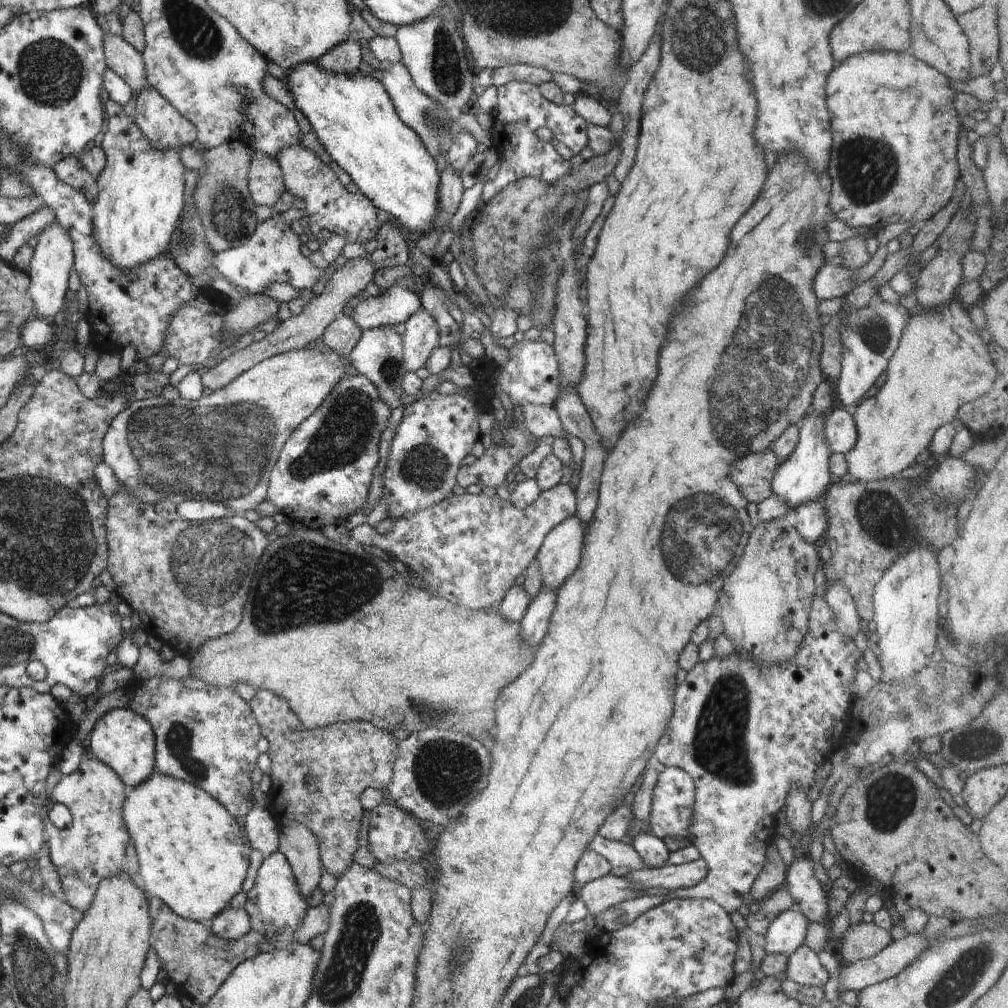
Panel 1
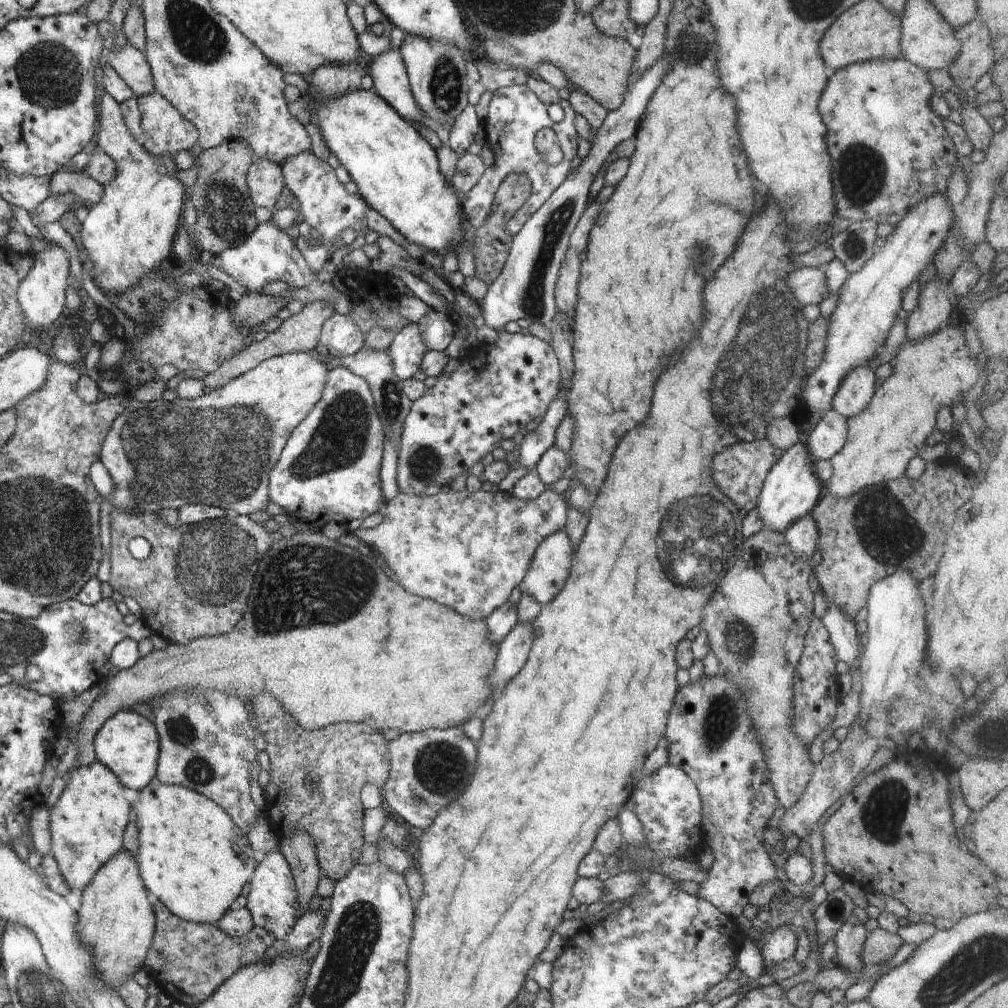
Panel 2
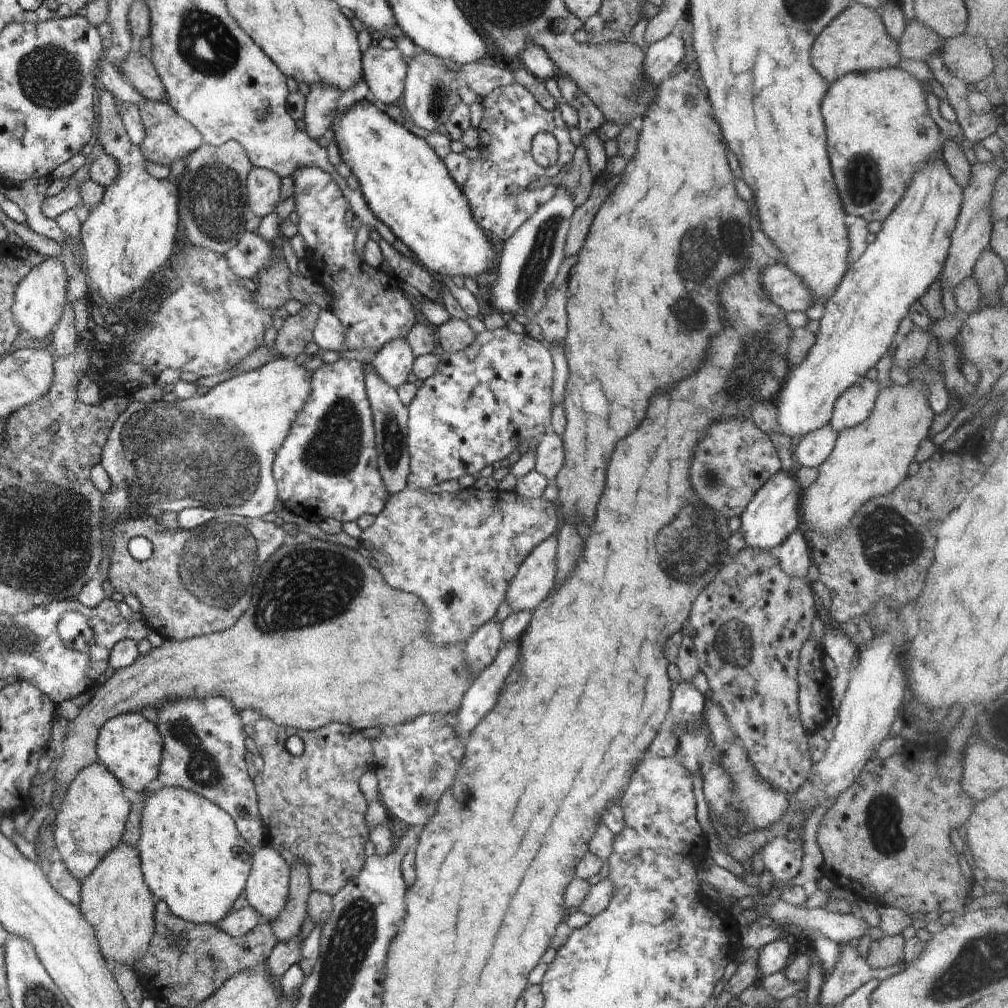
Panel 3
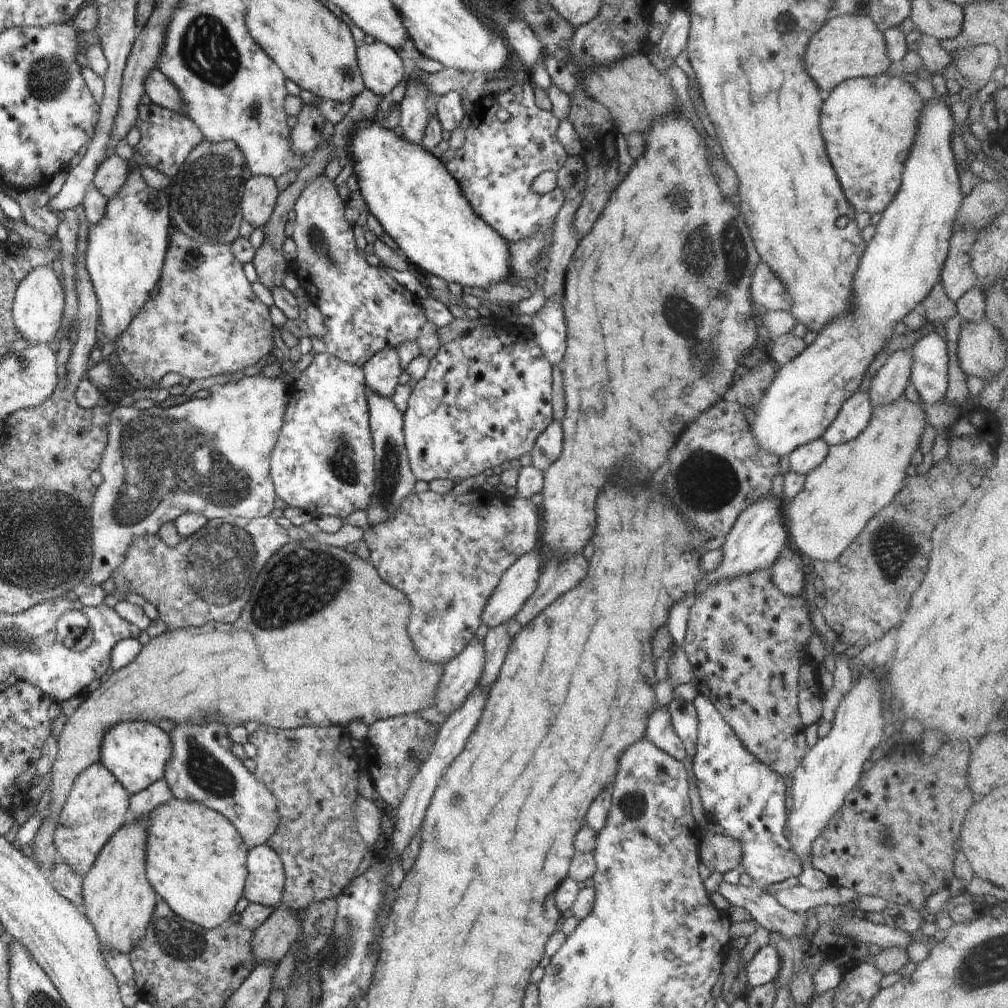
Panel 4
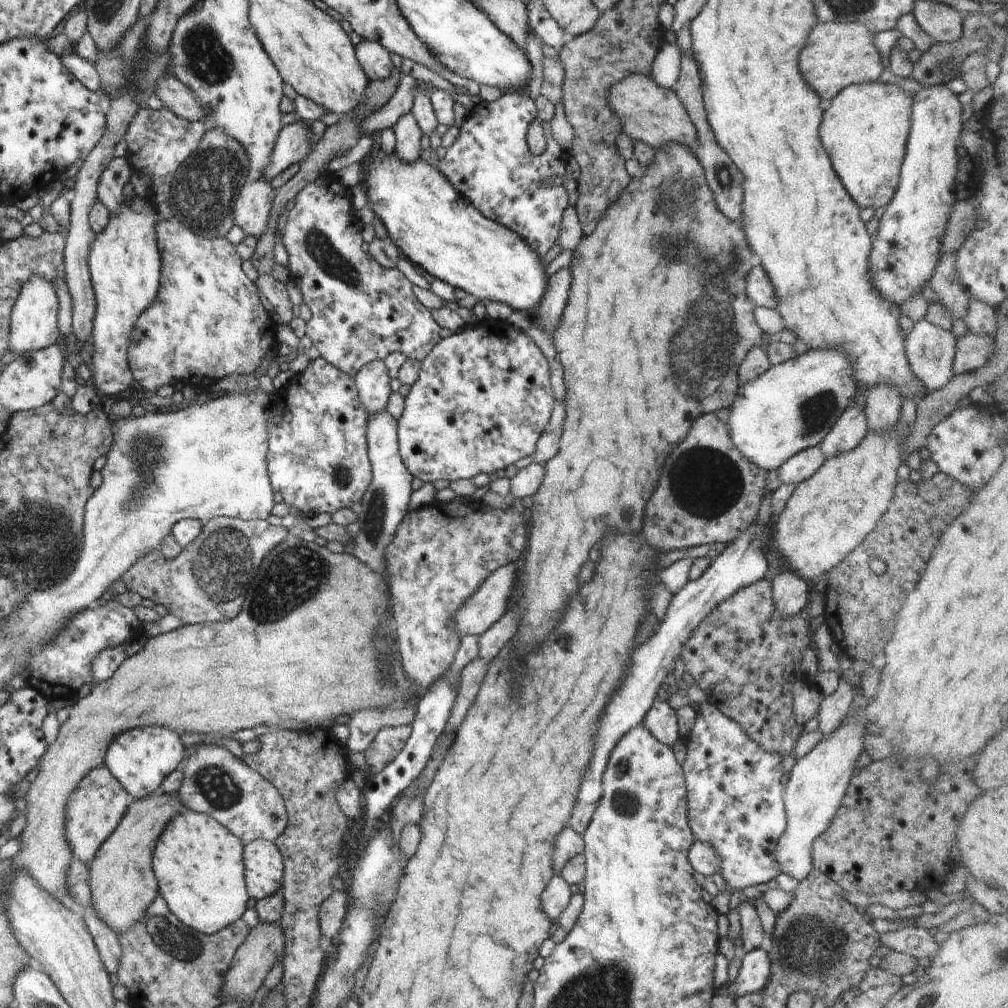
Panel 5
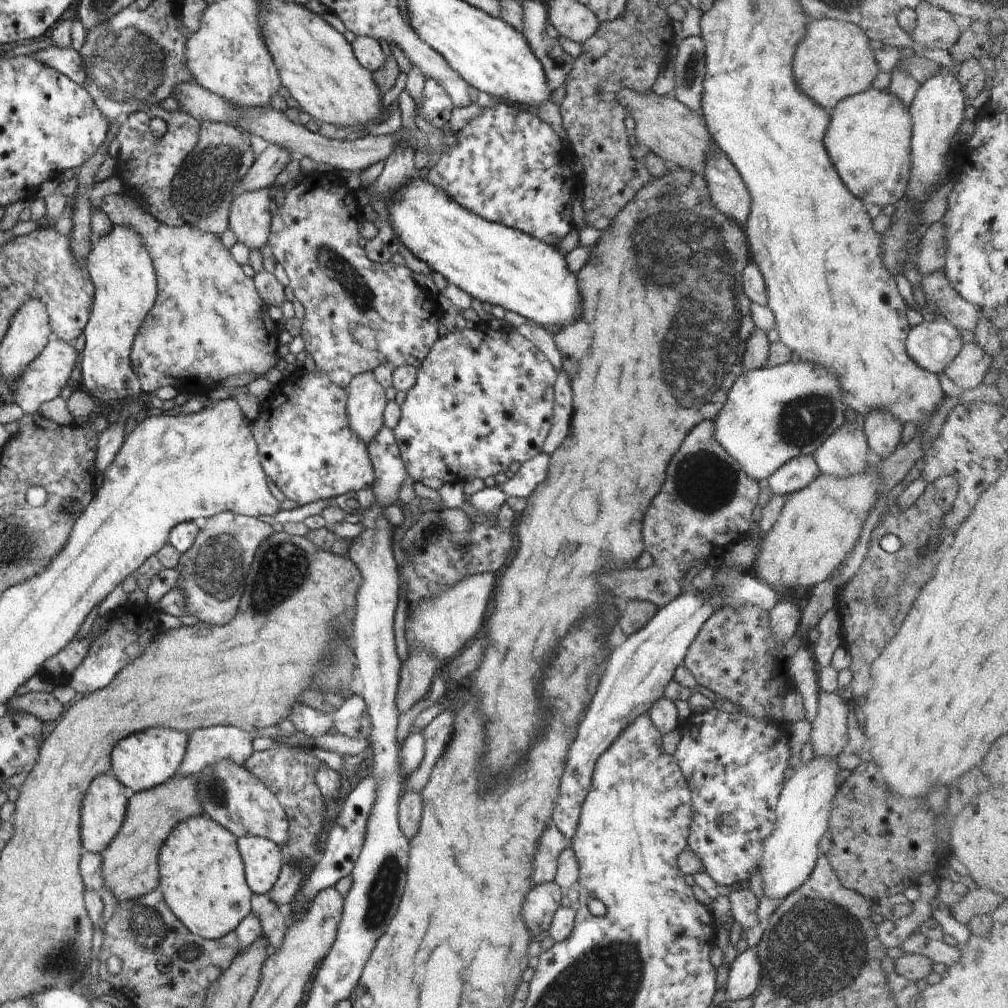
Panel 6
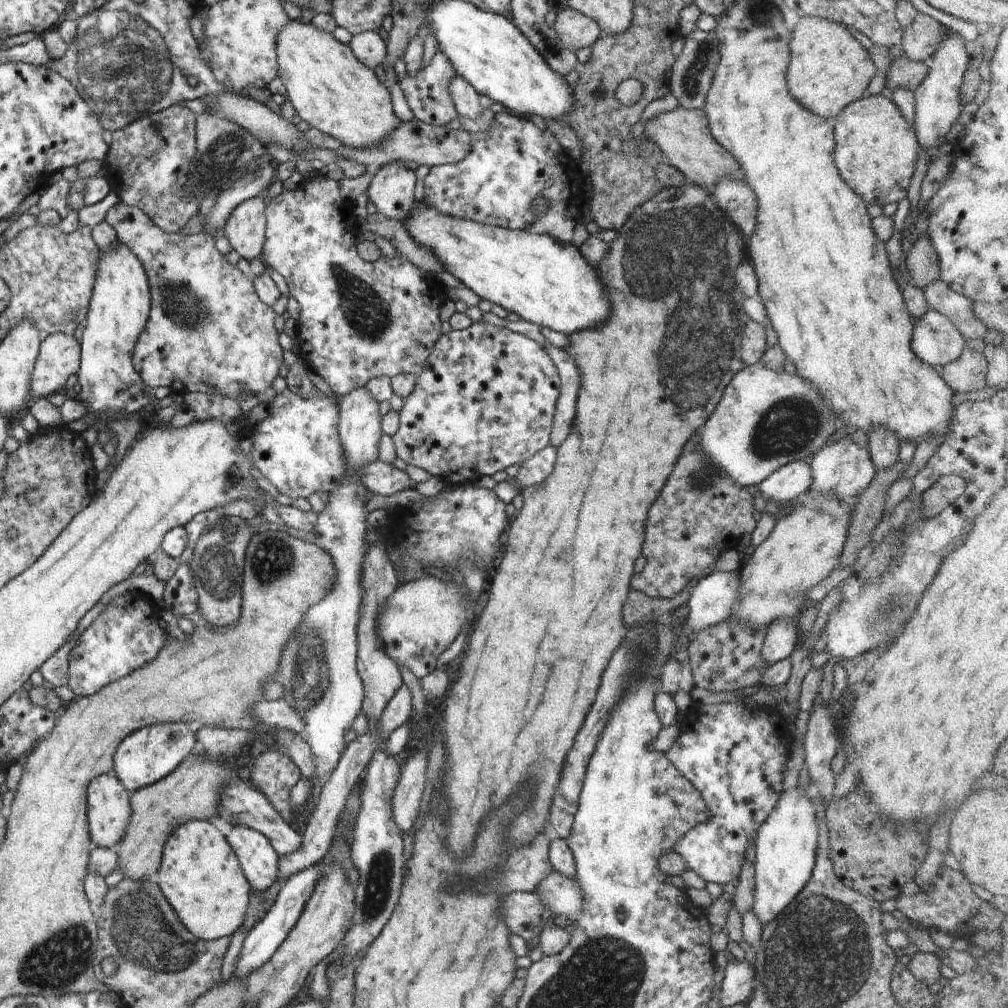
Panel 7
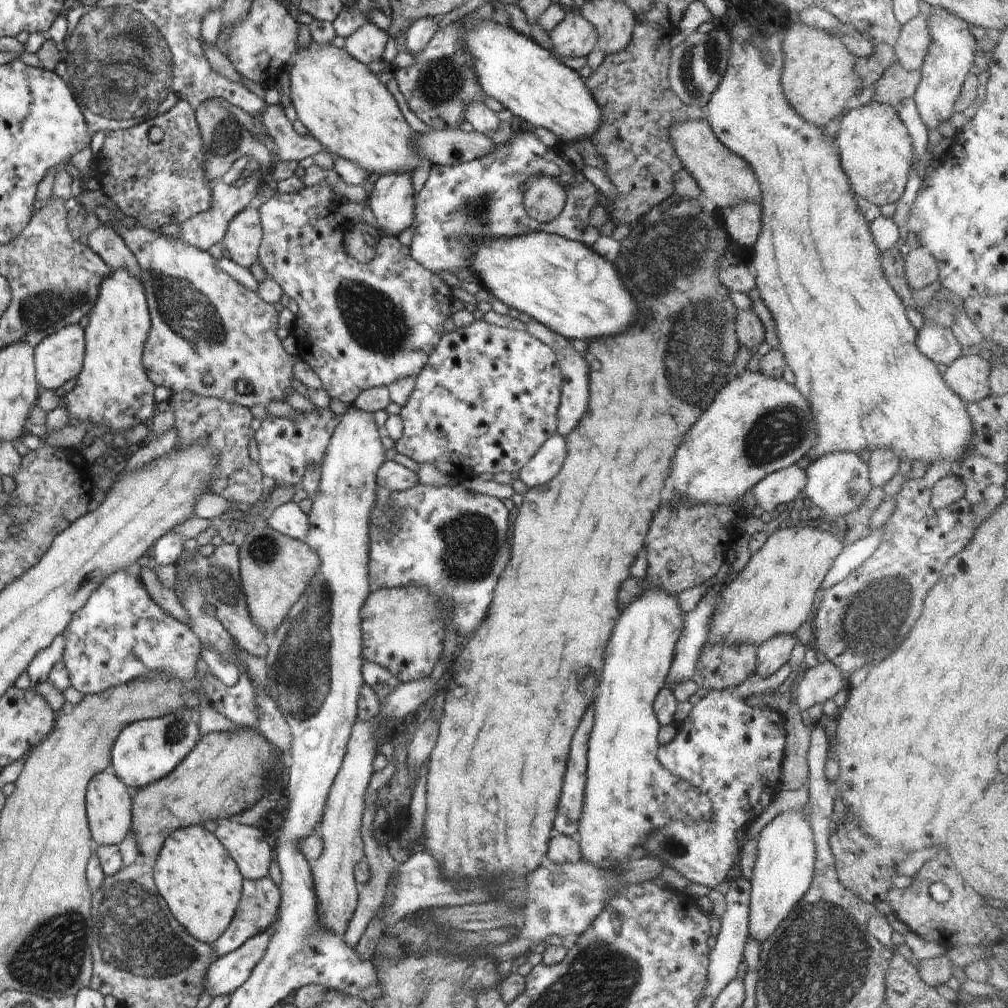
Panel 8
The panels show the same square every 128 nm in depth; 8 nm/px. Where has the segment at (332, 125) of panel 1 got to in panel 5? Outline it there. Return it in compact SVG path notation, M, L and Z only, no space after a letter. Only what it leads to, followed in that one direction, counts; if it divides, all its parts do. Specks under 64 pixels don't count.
M380 149L378 150L378 154L376 154L376 160L374 160L374 162L366 162L366 164L364 164L363 172L365 173L365 179L362 187L369 197L369 208L372 209L376 216L384 223L390 239L398 246L401 257L409 260L416 268L424 269L436 279L450 284L454 289L460 289L469 293L478 301L502 302L502 304L506 304L506 306L512 308L512 310L530 317L533 312L536 312L538 306L542 304L544 294L546 294L548 276L545 275L546 267L541 263L542 257L540 257L540 254L536 254L534 248L528 246L528 242L524 242L524 238L521 238L516 232L485 218L478 210L476 210L476 208L474 208L474 206L471 206L466 201L466 198L462 197L452 186L450 186L450 182L436 170L436 167L426 164L424 160L418 159L416 162L402 162L394 151L391 154L385 154Z

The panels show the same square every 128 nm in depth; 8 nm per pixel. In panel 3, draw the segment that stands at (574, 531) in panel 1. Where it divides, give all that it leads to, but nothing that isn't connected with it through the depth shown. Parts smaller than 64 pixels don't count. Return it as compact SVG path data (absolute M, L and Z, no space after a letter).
M557 536L541 542L522 562L505 600L514 611L533 611L556 588Z

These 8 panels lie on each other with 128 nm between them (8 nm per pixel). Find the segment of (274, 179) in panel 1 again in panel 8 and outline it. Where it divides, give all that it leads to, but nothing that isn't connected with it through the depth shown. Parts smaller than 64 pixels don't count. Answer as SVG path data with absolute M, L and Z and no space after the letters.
M249 206L230 221L222 241L236 264L250 268L259 260L262 235L259 210Z

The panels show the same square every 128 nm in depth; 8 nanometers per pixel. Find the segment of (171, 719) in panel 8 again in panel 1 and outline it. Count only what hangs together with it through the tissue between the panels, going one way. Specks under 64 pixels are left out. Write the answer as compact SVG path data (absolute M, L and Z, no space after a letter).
M128 707L117 708L97 720L88 734L87 744L98 760L113 767L126 786L133 788L153 776L154 750L157 750L154 733L152 724L142 715Z

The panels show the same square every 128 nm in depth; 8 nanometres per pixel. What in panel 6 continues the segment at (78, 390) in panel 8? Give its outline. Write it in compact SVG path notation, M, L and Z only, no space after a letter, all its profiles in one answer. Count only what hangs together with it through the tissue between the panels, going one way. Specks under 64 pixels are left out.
M113 225L106 236L93 239L85 266L87 276L95 286L96 294L93 298L89 322L84 328L86 344L82 352L82 362L79 363L83 376L82 388L98 403L134 398L140 392L140 382L131 367L131 348L144 317L150 312L158 296L157 276L152 257L137 231L124 225Z

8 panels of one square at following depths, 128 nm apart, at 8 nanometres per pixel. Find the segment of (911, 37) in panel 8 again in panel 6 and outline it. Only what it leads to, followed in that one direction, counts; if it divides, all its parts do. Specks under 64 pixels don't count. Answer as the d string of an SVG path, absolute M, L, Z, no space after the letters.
M920 1L915 8L917 25L910 36L925 47L938 47L947 52L952 50L963 29L963 23L952 13Z

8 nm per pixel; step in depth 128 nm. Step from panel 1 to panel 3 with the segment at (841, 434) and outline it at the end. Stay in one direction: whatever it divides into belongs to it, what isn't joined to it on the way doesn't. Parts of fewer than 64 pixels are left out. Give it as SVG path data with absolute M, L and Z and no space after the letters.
M830 424L805 434L793 450L796 466L820 466L830 456L837 436L837 430L832 430Z

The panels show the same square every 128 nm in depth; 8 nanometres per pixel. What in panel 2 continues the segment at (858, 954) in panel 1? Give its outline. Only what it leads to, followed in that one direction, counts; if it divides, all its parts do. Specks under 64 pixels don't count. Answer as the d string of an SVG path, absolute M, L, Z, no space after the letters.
M880 927L867 934L861 950L864 963L888 962L898 952L903 940L898 933L882 930Z

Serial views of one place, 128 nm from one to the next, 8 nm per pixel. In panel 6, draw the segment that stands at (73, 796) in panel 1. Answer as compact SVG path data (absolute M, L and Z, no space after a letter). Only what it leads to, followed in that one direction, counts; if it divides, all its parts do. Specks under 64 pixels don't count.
M106 772L93 778L94 786L90 787L90 794L85 794L81 806L81 838L84 852L101 854L106 846L118 834L126 816L126 788L112 772Z

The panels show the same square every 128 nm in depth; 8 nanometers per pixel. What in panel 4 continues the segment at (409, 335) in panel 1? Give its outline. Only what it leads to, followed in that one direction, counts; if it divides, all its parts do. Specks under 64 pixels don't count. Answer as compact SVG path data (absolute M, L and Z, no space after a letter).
M384 349L369 358L363 366L366 388L383 397L391 397L397 389L398 377L402 374L397 349Z

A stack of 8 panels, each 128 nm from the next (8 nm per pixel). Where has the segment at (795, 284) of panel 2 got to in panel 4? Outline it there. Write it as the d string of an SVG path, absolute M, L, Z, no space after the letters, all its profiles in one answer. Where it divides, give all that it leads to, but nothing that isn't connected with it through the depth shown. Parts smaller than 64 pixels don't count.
M759 262L754 269L751 285L751 300L762 305L768 311L789 311L792 306L790 293L777 274Z

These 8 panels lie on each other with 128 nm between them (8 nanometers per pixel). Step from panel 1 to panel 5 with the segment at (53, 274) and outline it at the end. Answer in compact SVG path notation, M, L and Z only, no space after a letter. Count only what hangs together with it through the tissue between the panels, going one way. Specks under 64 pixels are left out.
M34 277L34 282L22 290L22 298L18 298L18 306L14 306L14 330L10 330L10 351L16 355L45 349L58 340L60 332L56 326L58 314L58 298L52 282L42 277Z

